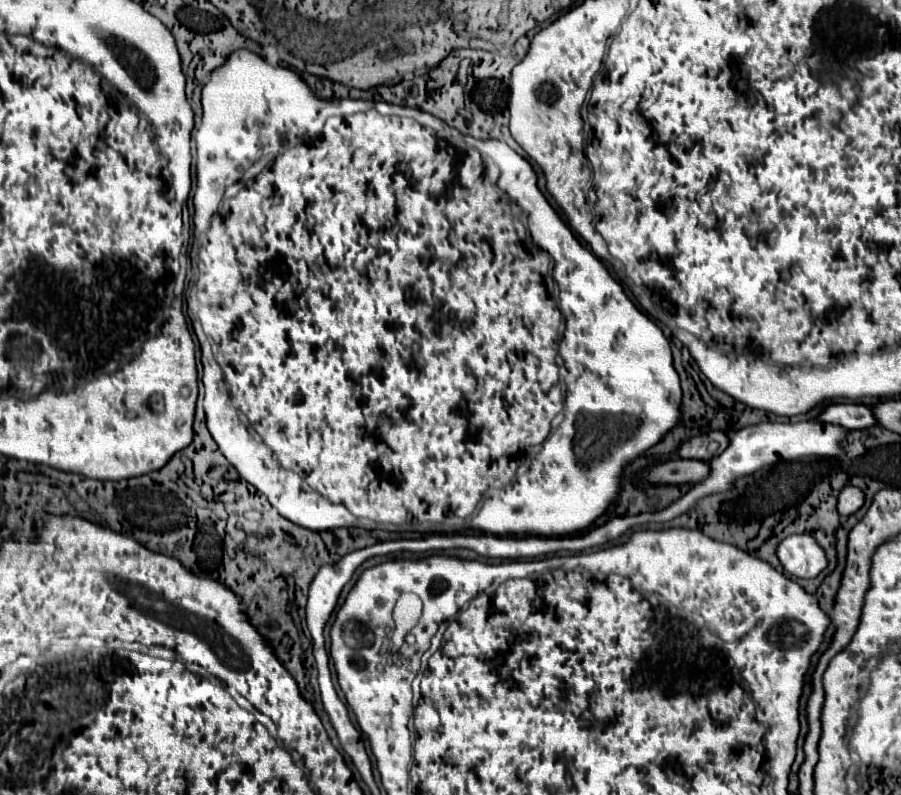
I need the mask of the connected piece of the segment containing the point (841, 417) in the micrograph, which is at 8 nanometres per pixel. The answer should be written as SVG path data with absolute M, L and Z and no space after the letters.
M831 404L823 410L819 420L841 424L849 430L869 428L869 426L877 424L877 420L871 412L871 406L865 406L865 404Z

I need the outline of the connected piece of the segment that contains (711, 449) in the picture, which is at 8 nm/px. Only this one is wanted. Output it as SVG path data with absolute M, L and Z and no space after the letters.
M715 430L703 436L697 436L685 444L681 444L681 448L677 450L677 454L681 458L695 458L695 460L711 460L717 454L721 454L729 444L729 436L727 432Z

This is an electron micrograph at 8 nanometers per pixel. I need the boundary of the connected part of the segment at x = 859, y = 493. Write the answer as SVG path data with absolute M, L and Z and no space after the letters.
M849 486L849 488L843 488L841 494L839 494L839 514L841 516L849 516L849 514L855 514L861 506L865 504L865 494L861 488L855 488L855 486Z

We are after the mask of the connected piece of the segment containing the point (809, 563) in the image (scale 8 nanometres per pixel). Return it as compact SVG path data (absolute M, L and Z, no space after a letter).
M809 534L787 536L779 544L777 556L783 568L797 578L815 578L829 564L825 550Z

